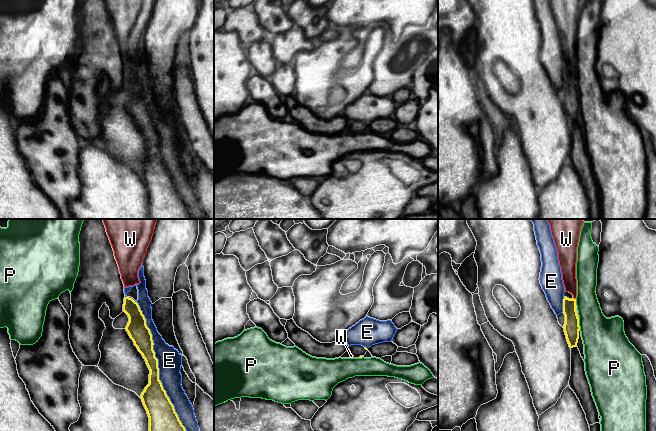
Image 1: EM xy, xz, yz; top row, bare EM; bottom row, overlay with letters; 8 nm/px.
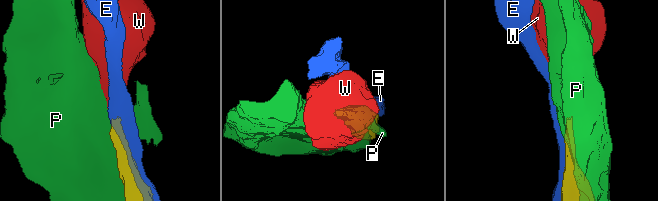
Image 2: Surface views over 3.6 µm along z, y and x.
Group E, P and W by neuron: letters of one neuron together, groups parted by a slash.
E / P / W

